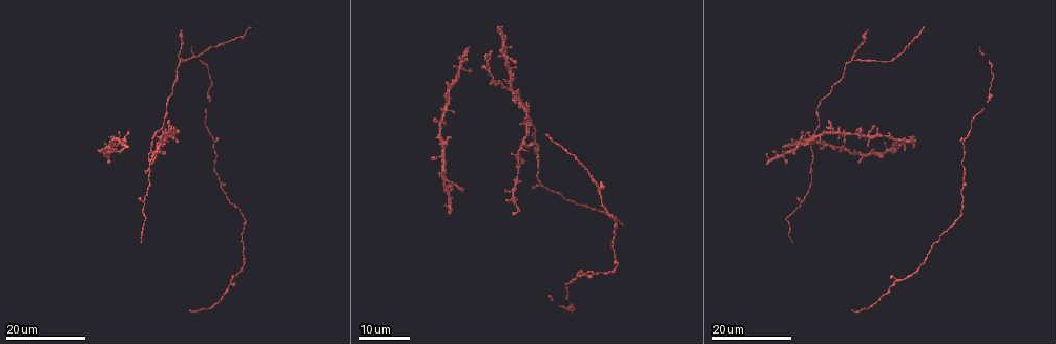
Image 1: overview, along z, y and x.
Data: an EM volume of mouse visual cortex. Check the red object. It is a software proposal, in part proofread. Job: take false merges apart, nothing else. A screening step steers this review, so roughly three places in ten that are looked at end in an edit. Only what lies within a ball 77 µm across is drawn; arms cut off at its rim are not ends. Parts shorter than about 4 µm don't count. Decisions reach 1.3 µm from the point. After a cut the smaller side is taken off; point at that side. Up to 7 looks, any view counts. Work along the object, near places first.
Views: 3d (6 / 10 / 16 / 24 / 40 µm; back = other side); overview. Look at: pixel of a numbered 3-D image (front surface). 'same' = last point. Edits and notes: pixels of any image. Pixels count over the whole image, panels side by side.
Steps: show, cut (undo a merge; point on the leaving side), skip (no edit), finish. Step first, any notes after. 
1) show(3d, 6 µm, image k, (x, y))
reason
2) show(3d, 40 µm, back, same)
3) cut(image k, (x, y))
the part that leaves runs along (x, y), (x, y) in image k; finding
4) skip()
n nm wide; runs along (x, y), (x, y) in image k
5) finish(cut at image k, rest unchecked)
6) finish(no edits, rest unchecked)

show(3d, 24 µm, image 1, (180, 60))
branch point

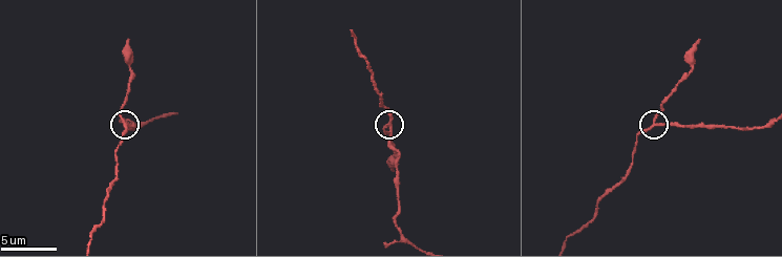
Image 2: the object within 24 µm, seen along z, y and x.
show(3d, 6 µm, image 2, (388, 128))

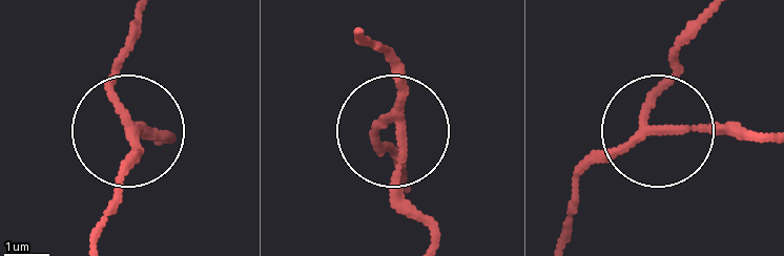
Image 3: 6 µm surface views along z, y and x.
skip()
runs along (90, 243), (136, 161), (112, 85), (136, 18) in image 3; one neuron here

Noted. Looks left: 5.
show(3d, 24 µm, image 1, (158, 138))
four arms meet

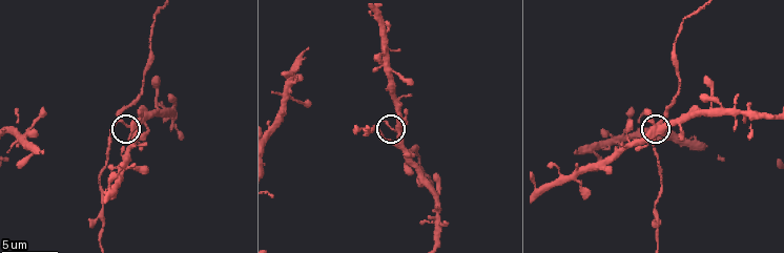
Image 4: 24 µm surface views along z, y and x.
show(3d, 10 µm, image 4, (393, 130))

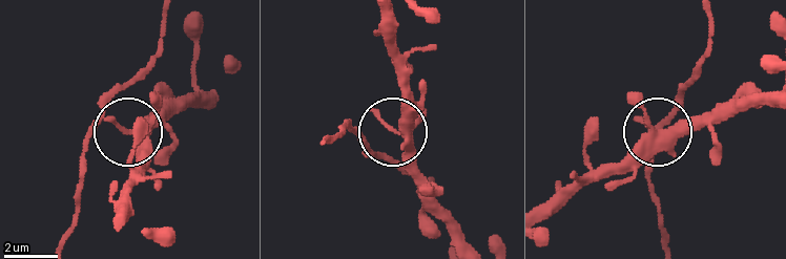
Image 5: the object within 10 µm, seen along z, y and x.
skip()
4 arms; runs along (472, 246), (395, 129), (404, 86) in image 5; one neuron here

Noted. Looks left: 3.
show(3d, 24 µm, image 1, (961, 141))
three arms meet

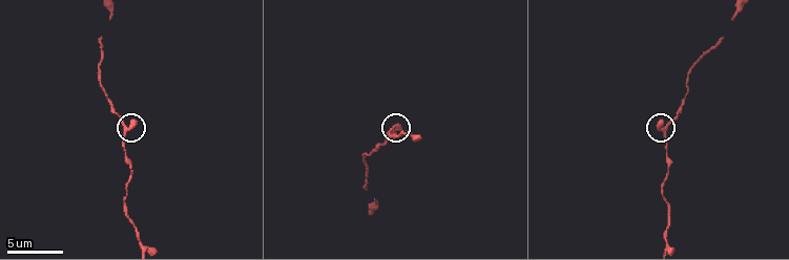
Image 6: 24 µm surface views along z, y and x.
show(3d, 6 µm, image 6, (123, 132))
zoom in

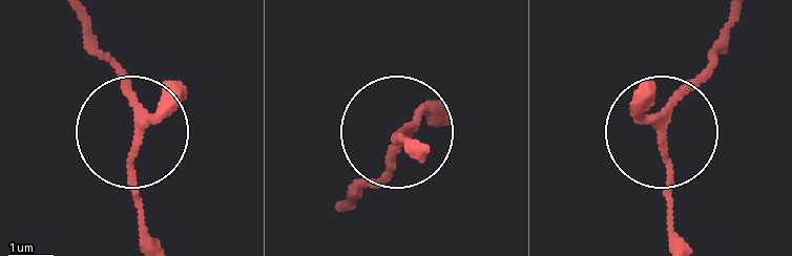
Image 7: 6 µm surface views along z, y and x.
skip()
all the same neuron

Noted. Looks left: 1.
finish(no edits, rest unchecked)

